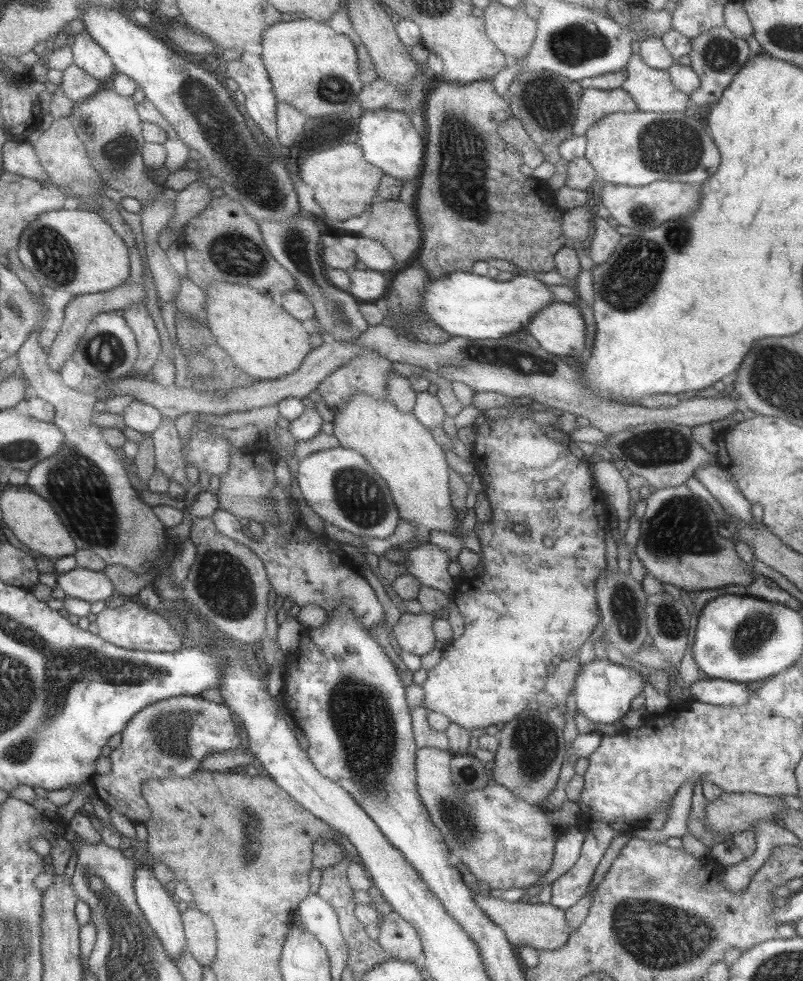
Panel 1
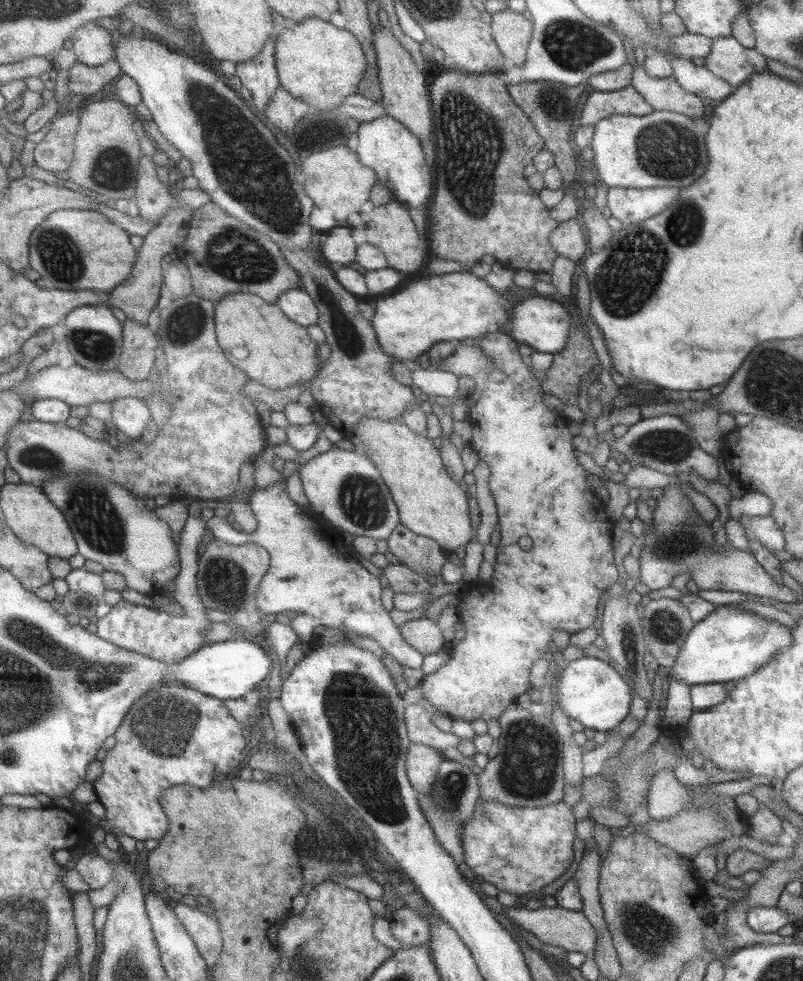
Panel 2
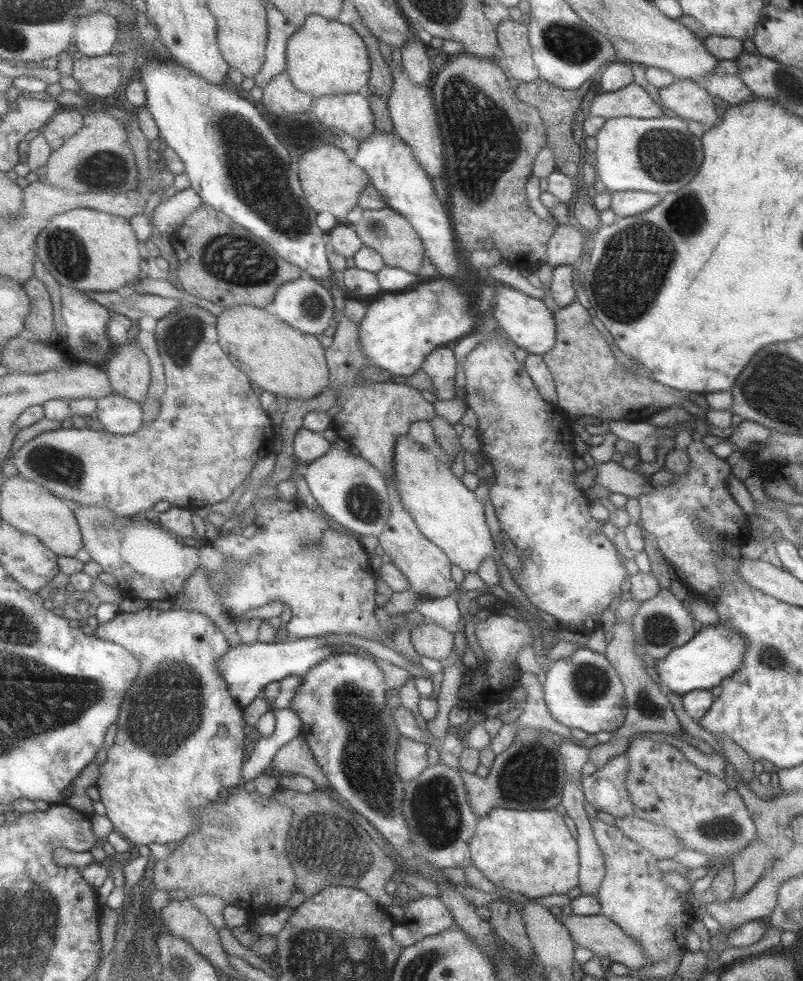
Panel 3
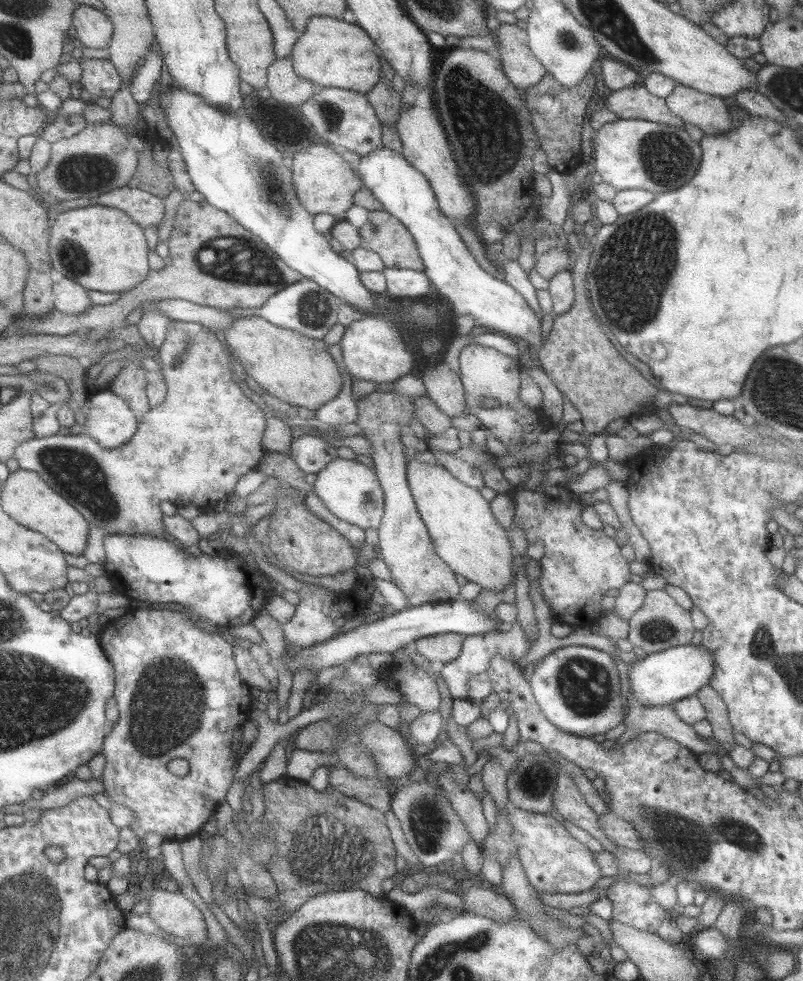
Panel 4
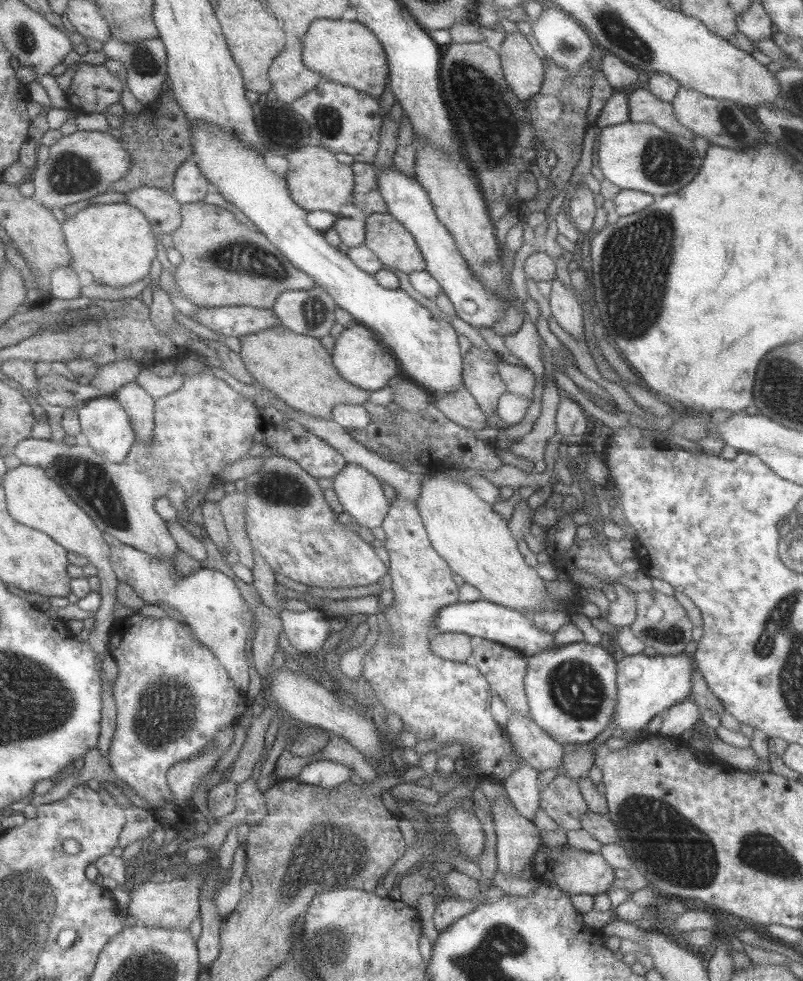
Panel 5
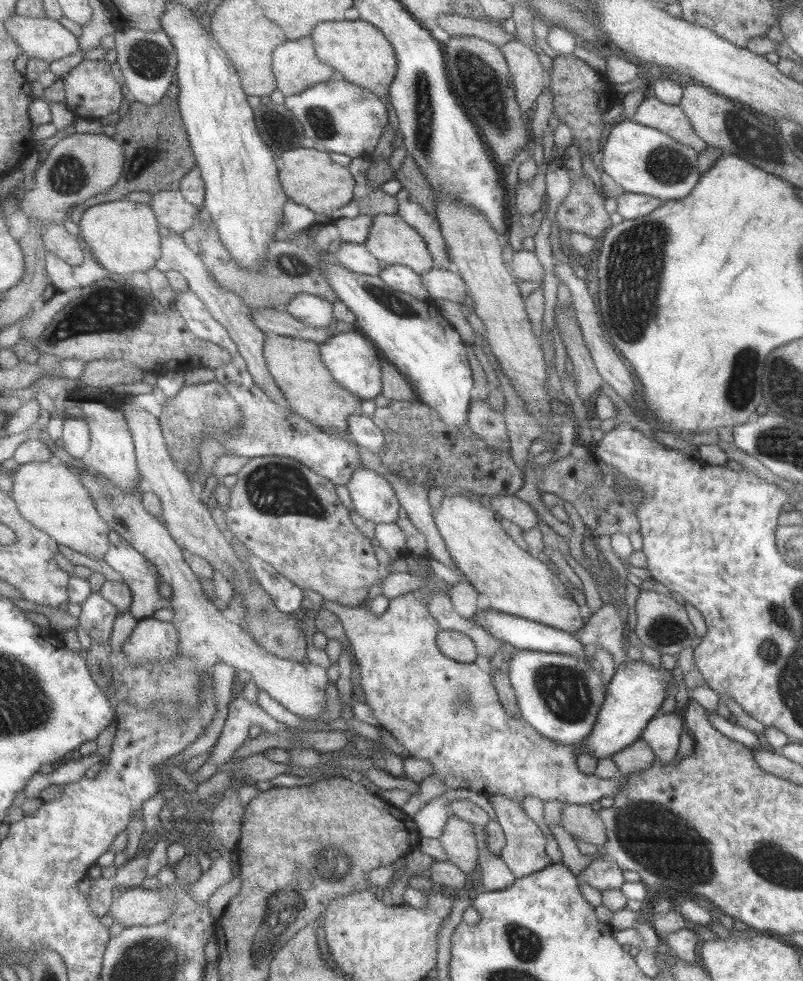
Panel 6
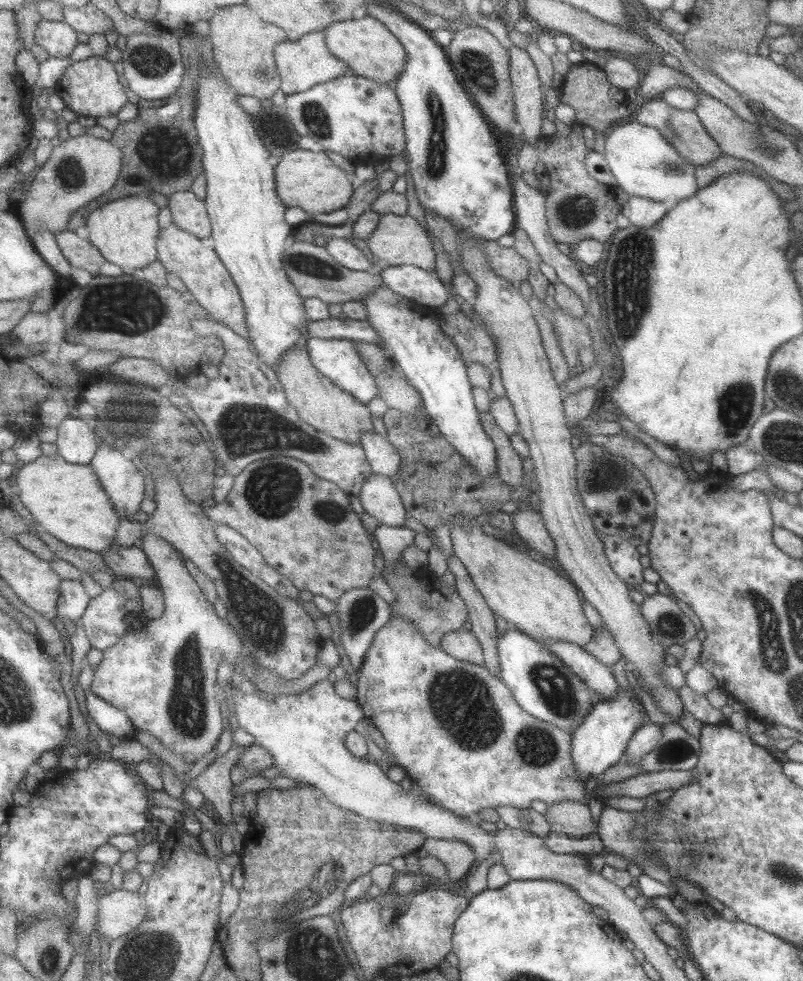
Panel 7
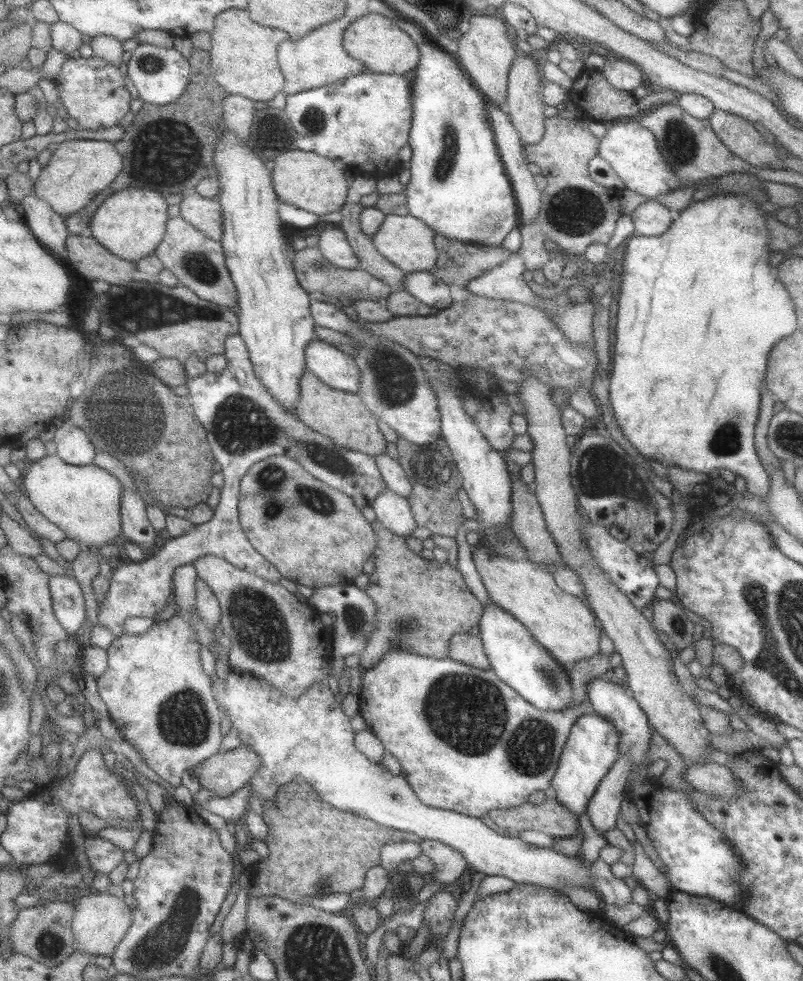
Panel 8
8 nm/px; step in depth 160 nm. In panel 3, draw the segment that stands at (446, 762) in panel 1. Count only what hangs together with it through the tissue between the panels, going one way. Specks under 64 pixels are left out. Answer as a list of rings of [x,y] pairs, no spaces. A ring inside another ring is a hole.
[[[400,735],[396,749],[396,766],[401,782],[411,783],[411,780],[429,766],[427,746],[422,742],[417,742],[413,737]],[[509,808],[492,809],[488,815],[480,818],[478,830],[468,842],[470,862],[492,882],[495,888],[505,888],[509,892],[525,894],[528,898],[566,894],[576,886],[579,870],[578,847],[569,833],[560,814],[549,810],[512,810]]]

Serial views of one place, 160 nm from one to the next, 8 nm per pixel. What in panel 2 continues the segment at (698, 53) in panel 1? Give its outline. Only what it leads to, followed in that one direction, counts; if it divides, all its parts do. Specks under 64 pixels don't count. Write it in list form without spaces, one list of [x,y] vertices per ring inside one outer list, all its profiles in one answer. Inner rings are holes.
[[[732,35],[711,39],[703,66],[724,80],[733,91],[746,81],[751,73],[769,71],[760,52],[754,48],[745,48]]]

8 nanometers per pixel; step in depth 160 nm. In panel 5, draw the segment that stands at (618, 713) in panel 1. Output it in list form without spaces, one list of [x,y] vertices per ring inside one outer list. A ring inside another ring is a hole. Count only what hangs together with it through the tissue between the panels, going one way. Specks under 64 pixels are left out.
[[[574,642],[529,656],[524,691],[533,722],[559,744],[592,742],[612,721],[616,676],[613,657],[599,644]]]

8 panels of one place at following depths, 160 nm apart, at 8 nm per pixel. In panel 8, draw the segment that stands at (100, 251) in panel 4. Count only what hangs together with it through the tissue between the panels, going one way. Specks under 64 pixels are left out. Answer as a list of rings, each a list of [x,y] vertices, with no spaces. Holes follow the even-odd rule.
[[[129,188],[108,199],[97,209],[91,228],[95,237],[105,248],[123,260],[138,262],[156,252],[166,237],[169,218],[169,204],[166,195],[157,190]]]

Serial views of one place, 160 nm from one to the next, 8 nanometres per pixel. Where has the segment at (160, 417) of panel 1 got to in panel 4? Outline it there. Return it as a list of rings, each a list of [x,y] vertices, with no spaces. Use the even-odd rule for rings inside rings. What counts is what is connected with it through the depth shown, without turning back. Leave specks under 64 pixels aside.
[[[107,389],[93,395],[89,402],[89,411],[81,415],[87,434],[109,450],[131,442],[140,426],[135,411],[124,398]]]

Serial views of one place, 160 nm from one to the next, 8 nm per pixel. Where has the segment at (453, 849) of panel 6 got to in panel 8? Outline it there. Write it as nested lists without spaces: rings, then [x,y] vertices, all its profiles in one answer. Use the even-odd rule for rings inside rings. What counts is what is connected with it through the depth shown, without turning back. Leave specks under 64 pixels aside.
[[[422,839],[419,842],[420,852],[433,862],[433,873],[427,877],[431,882],[440,882],[451,884],[467,868],[463,856],[445,846],[442,842]]]

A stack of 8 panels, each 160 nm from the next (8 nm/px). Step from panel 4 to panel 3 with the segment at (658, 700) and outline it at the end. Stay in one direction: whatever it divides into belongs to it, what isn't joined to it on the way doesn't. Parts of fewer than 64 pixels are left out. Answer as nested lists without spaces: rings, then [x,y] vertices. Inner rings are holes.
[[[719,624],[708,625],[701,627],[699,631],[681,646],[677,646],[670,650],[663,658],[655,659],[655,670],[661,682],[661,689],[663,691],[670,690],[672,693],[682,696],[691,690],[707,690],[719,685],[723,678],[731,676],[744,663],[744,654],[746,651],[746,644],[744,638],[740,637],[733,629],[728,629],[726,626]]]

